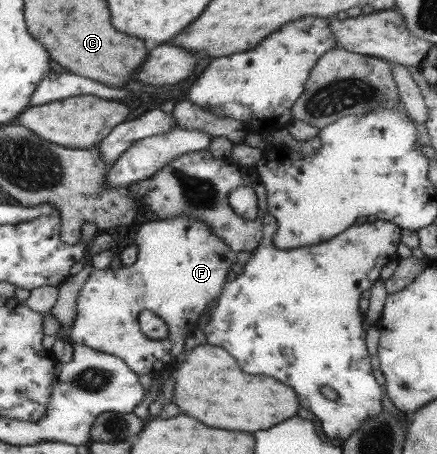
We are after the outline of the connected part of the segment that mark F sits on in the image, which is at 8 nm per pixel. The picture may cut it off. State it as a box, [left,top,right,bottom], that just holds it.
[67,217,237,377]

